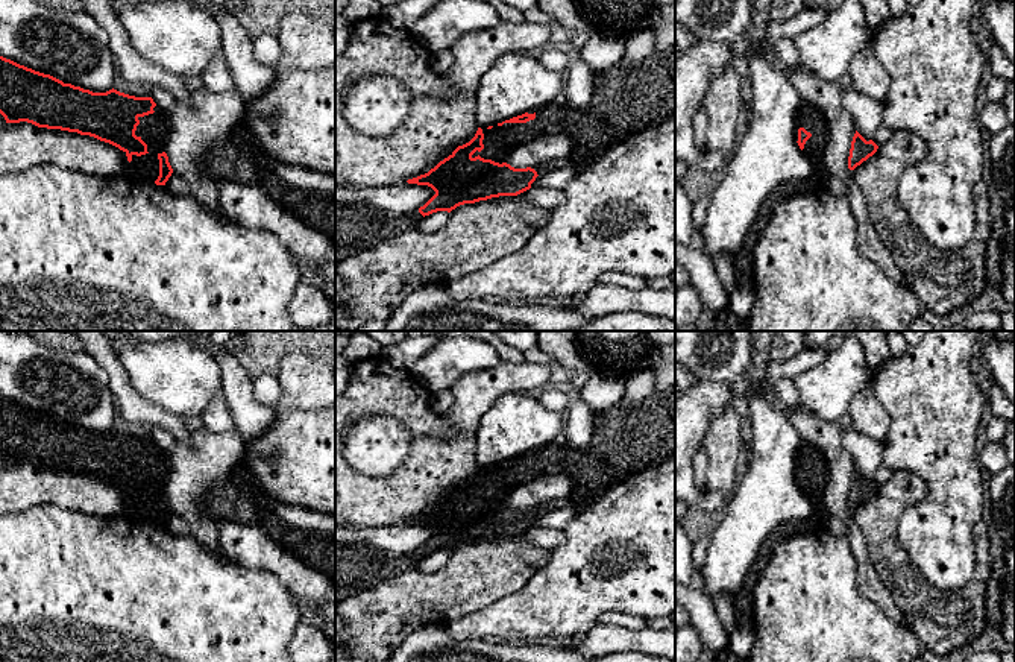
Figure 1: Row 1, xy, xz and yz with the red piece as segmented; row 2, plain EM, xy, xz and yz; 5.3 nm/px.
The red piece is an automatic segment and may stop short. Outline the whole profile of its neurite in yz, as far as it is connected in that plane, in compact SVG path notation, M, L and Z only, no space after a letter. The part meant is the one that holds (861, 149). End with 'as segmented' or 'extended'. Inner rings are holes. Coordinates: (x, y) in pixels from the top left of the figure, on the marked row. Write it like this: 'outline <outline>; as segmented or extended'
outline M857 131L851 141L850 156L848 156L848 169L854 170L857 166L860 166L863 161L866 161L869 156L872 156L877 152L878 146L869 140L866 141Z; as segmented

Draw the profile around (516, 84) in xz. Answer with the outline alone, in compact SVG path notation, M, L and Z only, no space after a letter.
M507 53L482 76L476 90L481 129L549 105L563 90L563 74L545 68L537 53Z

